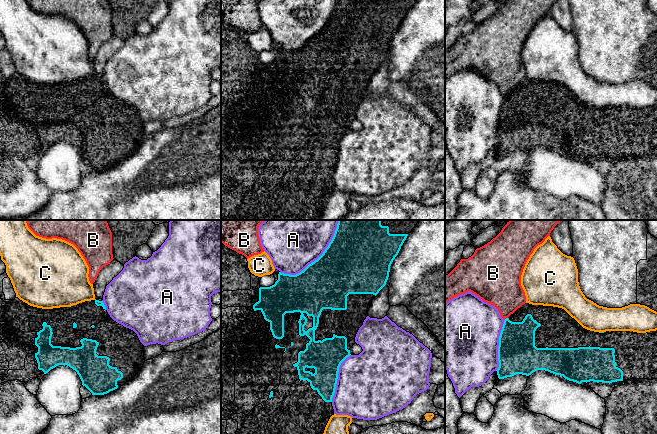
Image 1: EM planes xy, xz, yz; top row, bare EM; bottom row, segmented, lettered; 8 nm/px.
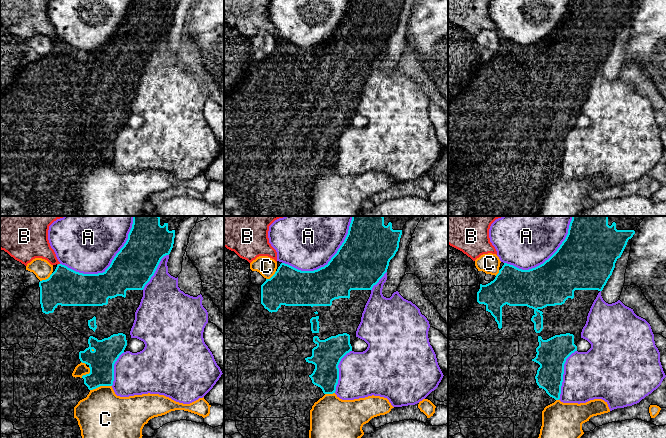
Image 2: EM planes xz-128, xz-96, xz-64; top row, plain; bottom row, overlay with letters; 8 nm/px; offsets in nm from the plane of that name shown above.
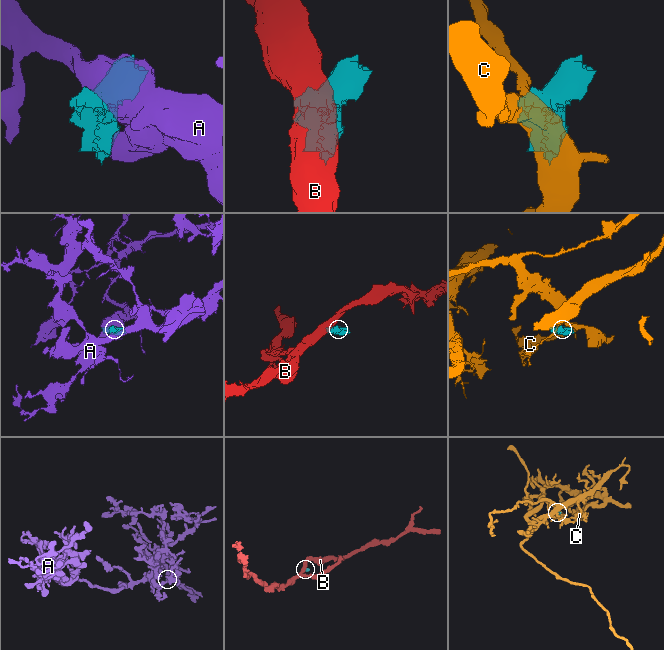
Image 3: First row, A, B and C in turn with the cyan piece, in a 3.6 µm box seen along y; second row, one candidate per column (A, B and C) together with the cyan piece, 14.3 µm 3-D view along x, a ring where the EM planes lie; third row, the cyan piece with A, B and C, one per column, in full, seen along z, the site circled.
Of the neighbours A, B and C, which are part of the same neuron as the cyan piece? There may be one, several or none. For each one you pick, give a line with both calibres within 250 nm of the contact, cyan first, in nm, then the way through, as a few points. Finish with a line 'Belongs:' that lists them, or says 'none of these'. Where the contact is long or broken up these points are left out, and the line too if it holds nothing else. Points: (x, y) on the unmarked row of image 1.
Belongs: none of these

